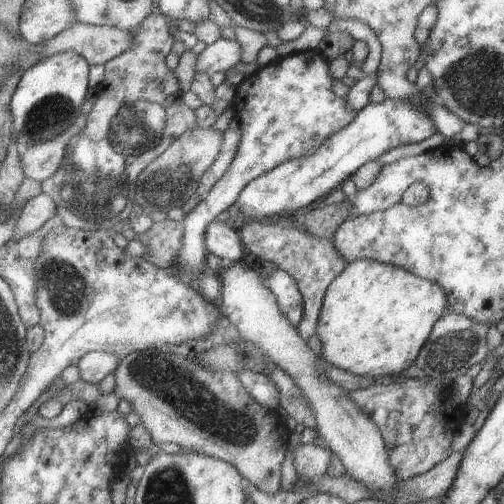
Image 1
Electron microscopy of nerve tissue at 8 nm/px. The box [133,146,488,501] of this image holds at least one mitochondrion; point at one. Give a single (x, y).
(452, 348)

